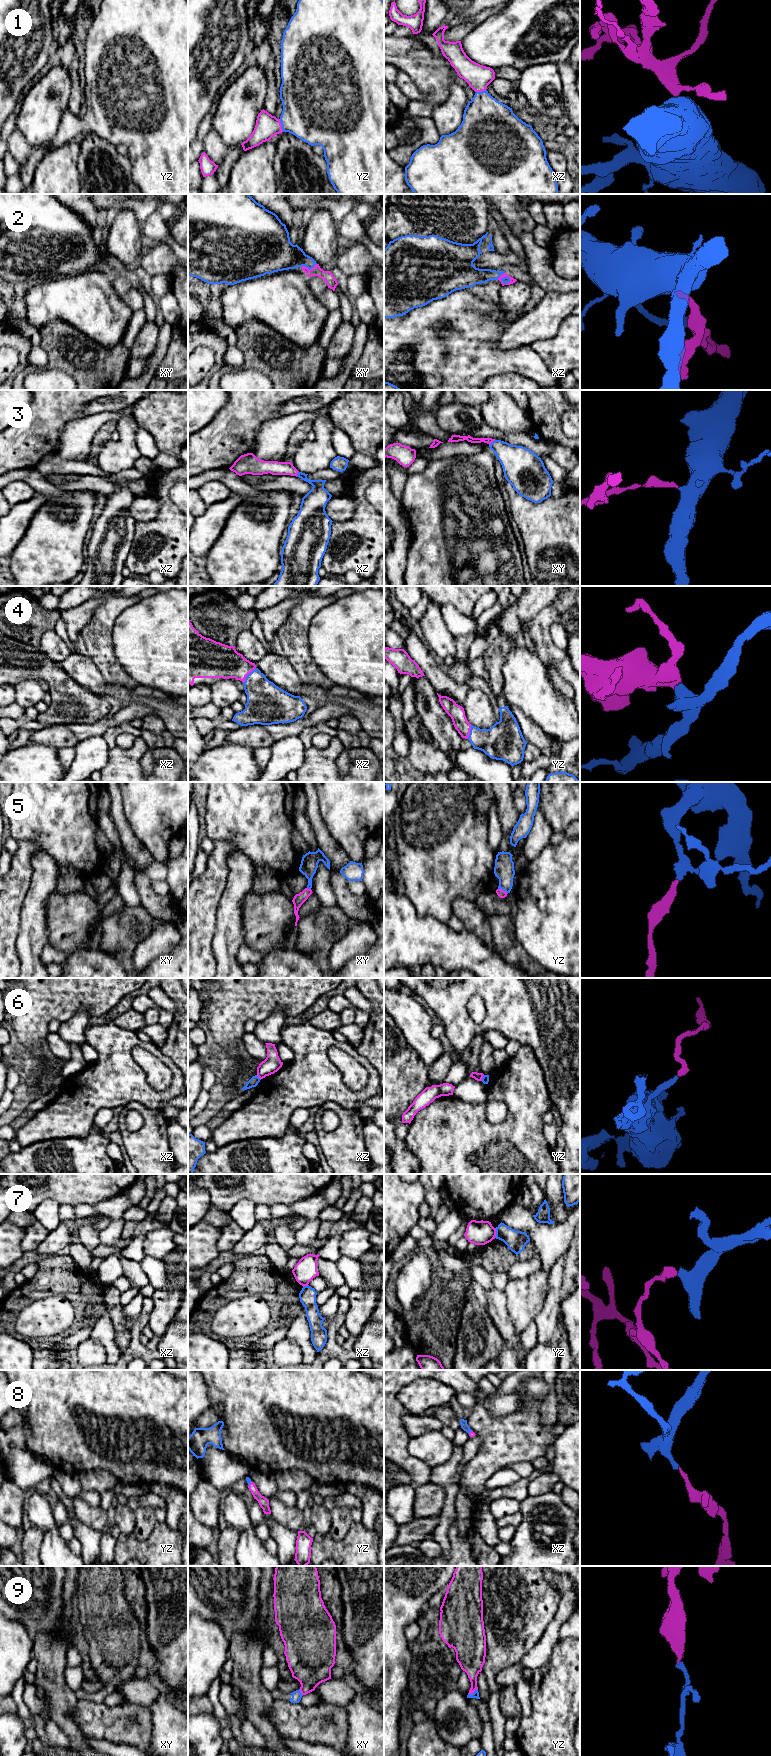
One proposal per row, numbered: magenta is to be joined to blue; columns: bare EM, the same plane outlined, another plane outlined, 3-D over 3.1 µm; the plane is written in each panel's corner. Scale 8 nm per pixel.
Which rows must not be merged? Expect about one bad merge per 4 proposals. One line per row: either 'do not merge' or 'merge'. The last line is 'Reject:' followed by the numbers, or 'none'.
1: merge
2: merge
3: merge
4: merge
5: merge
6: do not merge
7: do not merge
8: merge
9: merge
Reject: 6, 7

